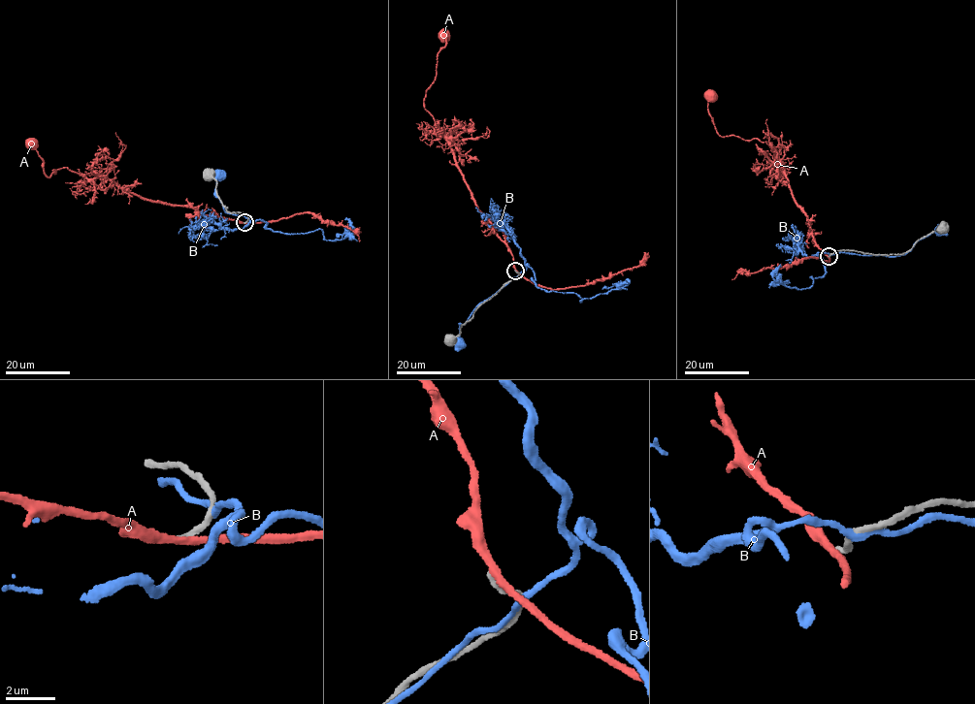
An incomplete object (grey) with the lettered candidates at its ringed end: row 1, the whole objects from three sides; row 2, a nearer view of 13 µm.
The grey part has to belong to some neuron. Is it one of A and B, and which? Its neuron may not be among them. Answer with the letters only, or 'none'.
none

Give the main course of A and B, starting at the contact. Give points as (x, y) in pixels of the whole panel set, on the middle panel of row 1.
A: (515, 270), (513, 257), (478, 209), (425, 108), (444, 35)
B: (519, 274), (474, 309), (461, 326), (461, 342)

